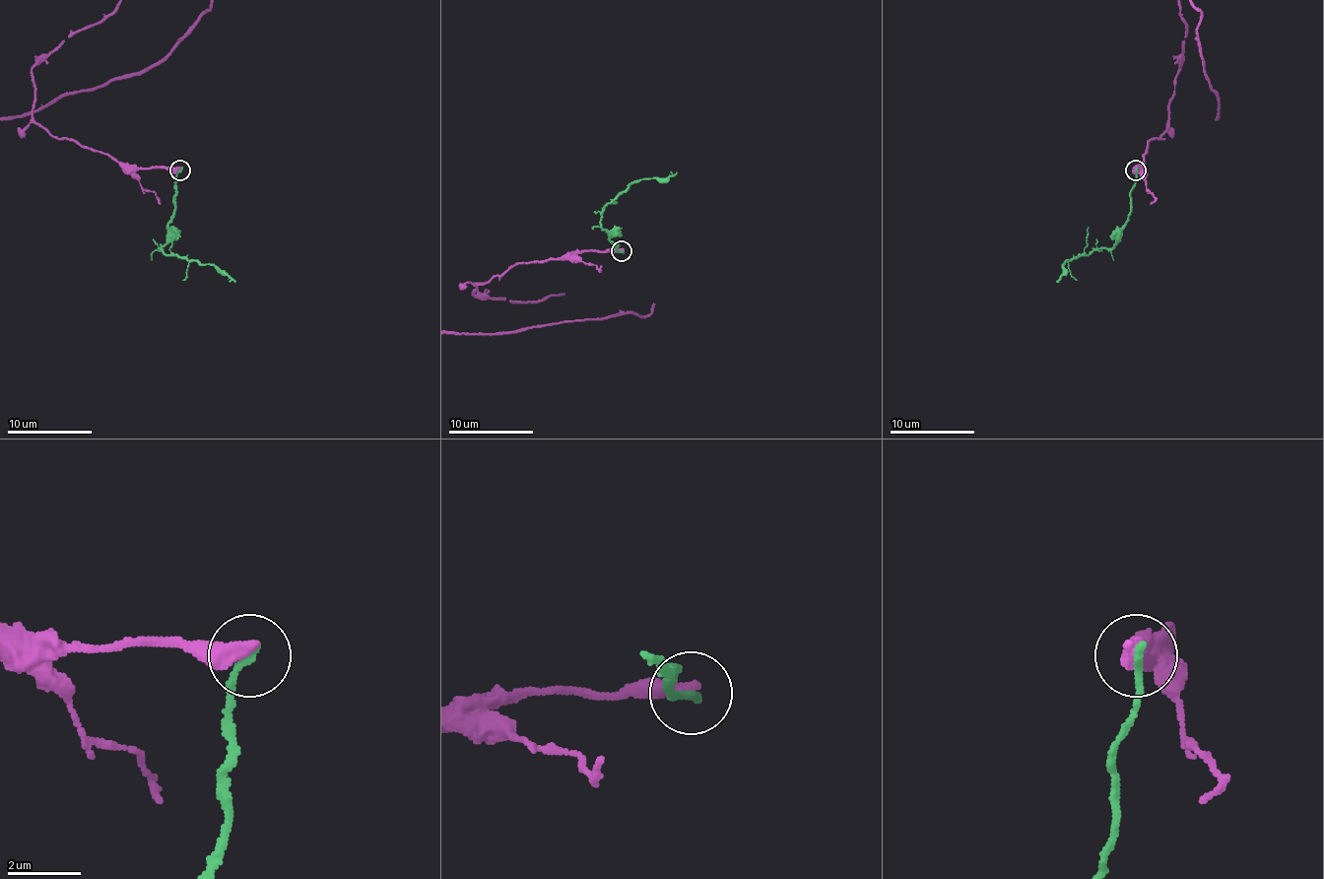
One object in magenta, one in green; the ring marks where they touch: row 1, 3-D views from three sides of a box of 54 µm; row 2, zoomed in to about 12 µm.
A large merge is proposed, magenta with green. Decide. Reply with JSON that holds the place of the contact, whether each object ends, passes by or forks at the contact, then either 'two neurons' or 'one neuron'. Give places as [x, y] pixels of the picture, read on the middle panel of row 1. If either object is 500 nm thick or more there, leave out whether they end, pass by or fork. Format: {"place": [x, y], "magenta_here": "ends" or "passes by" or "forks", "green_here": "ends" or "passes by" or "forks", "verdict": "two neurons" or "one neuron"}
{"place": [622, 251], "magenta_here": "ends", "green_here": "ends", "verdict": "two neurons"}

